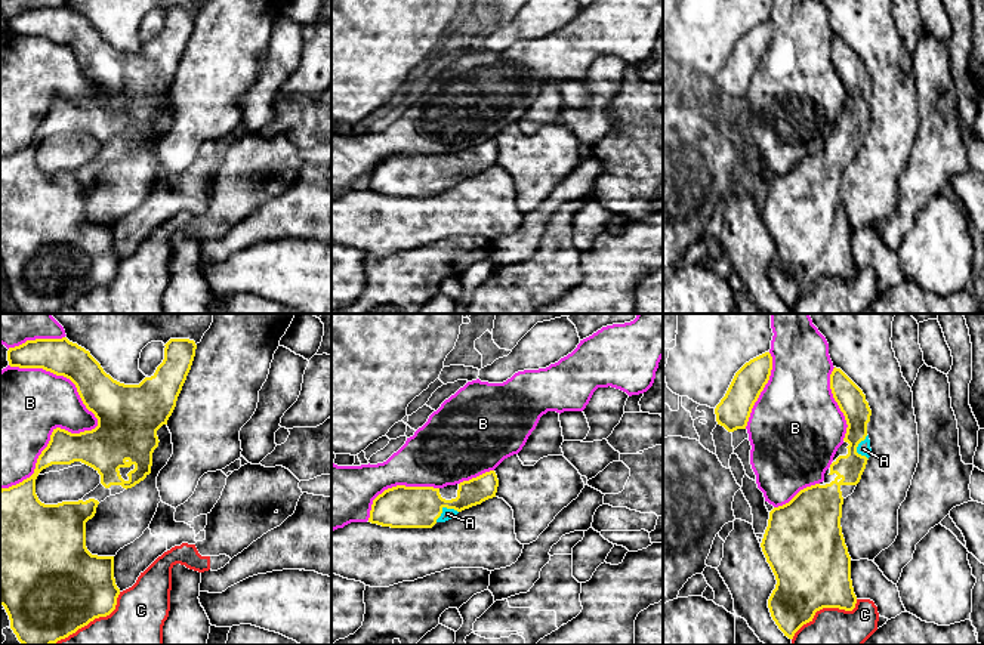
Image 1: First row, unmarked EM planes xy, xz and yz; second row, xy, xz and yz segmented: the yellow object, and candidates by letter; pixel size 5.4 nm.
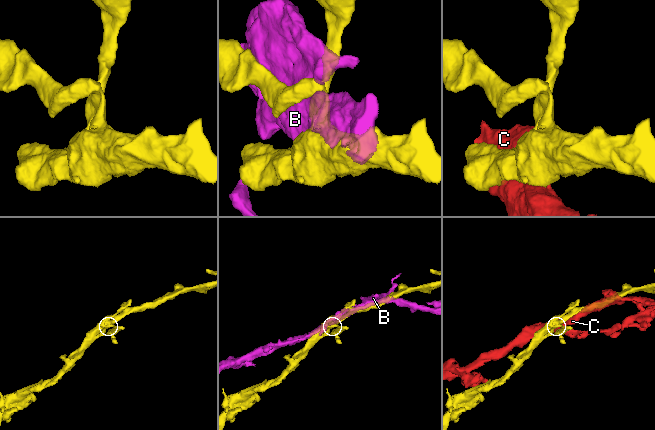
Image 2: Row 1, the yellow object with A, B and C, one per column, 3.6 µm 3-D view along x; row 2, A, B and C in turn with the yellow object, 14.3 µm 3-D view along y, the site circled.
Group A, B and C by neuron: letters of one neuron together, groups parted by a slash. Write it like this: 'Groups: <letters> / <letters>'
Groups: A / B / C

